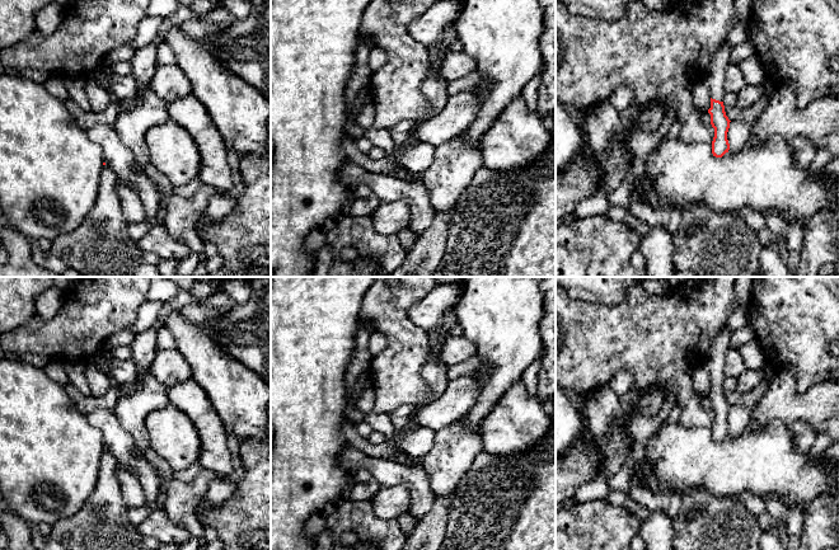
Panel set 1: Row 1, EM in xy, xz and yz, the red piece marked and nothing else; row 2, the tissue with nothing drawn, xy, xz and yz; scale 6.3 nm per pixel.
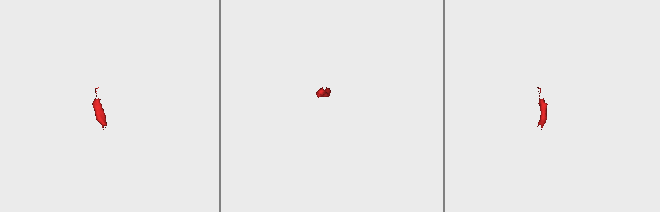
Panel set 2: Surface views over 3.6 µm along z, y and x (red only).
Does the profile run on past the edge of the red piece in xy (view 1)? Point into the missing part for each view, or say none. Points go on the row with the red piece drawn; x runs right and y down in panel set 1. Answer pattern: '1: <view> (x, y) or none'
1: none

